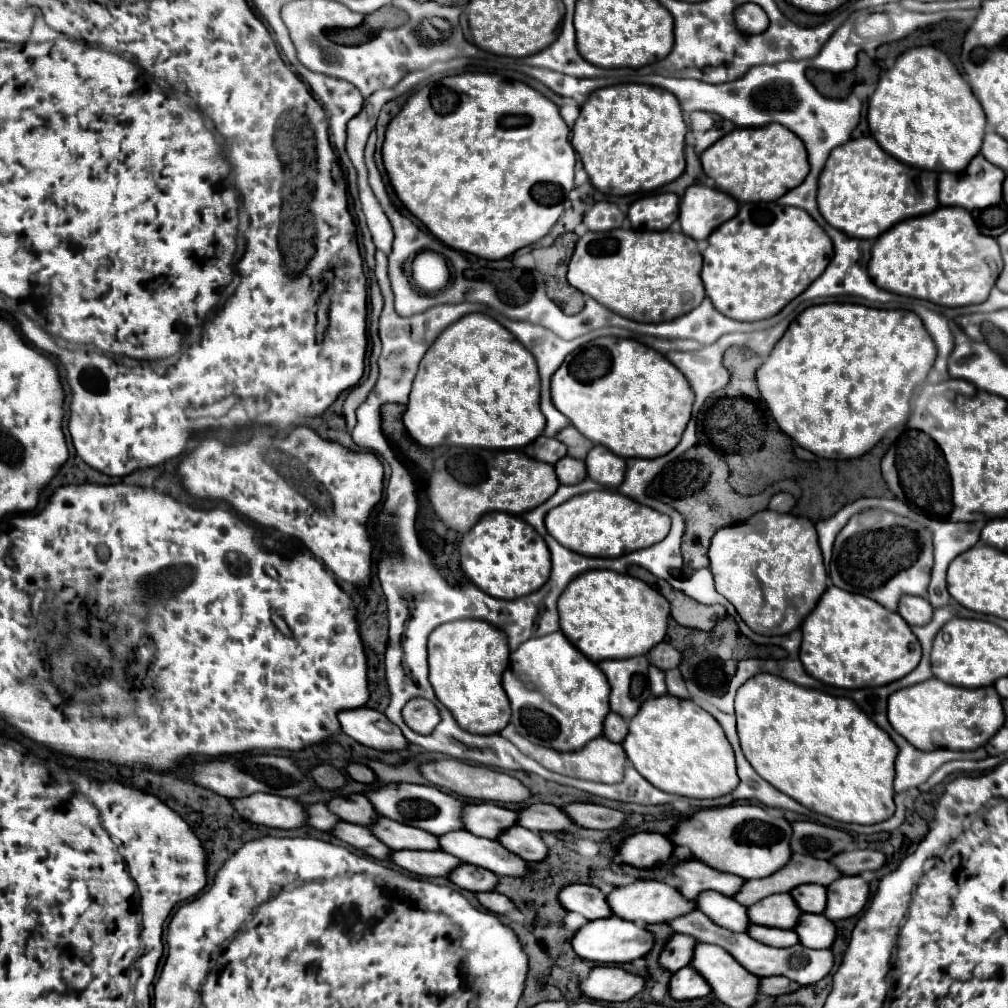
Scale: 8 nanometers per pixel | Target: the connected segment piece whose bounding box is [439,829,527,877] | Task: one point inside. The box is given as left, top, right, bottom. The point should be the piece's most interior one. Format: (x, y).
(485, 853)

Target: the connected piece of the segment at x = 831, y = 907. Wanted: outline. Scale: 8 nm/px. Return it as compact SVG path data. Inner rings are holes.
M839 877L831 885L827 885L827 907L823 915L831 921L847 919L857 915L869 897L869 885L863 877Z

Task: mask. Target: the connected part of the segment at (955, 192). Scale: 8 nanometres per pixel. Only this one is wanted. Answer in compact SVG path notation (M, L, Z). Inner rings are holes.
M977 155L965 171L939 175L939 203L981 211L1003 203L1001 183L1005 171Z

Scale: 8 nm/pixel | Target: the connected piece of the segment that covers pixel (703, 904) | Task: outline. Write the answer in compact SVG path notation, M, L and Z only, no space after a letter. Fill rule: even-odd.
M703 891L699 893L695 903L697 909L703 909L703 913L707 913L707 917L711 917L711 921L715 921L717 925L723 925L723 929L731 929L737 933L747 931L747 907L739 905L735 899L713 891Z

